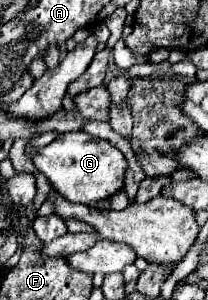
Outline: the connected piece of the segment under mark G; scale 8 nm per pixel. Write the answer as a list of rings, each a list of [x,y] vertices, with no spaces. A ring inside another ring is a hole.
[[[87,132],[61,134],[51,144],[27,152],[27,156],[35,168],[49,178],[51,186],[69,202],[89,204],[109,198],[123,188],[123,174],[127,168],[123,154],[109,140],[95,140]]]

